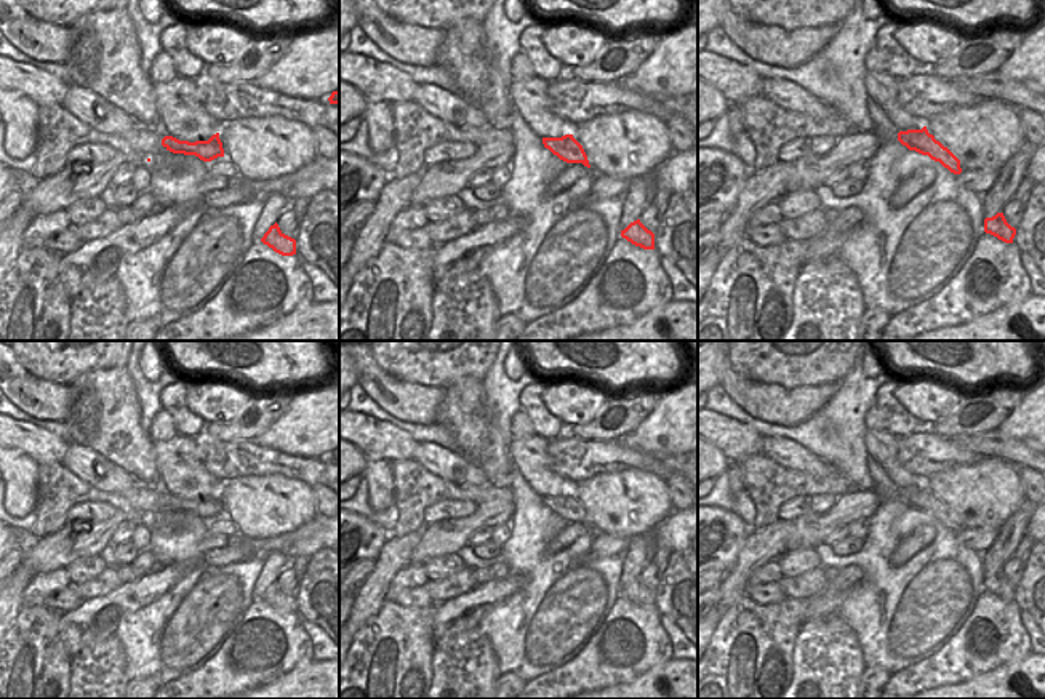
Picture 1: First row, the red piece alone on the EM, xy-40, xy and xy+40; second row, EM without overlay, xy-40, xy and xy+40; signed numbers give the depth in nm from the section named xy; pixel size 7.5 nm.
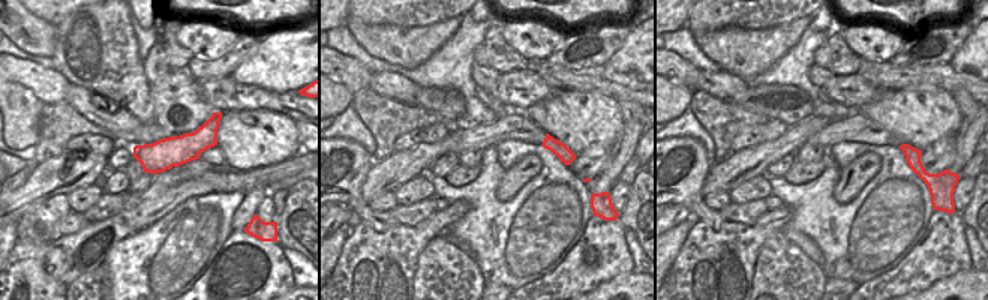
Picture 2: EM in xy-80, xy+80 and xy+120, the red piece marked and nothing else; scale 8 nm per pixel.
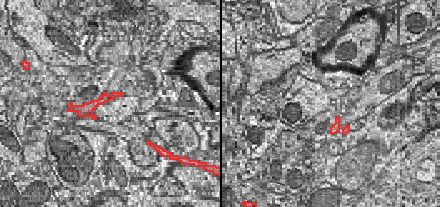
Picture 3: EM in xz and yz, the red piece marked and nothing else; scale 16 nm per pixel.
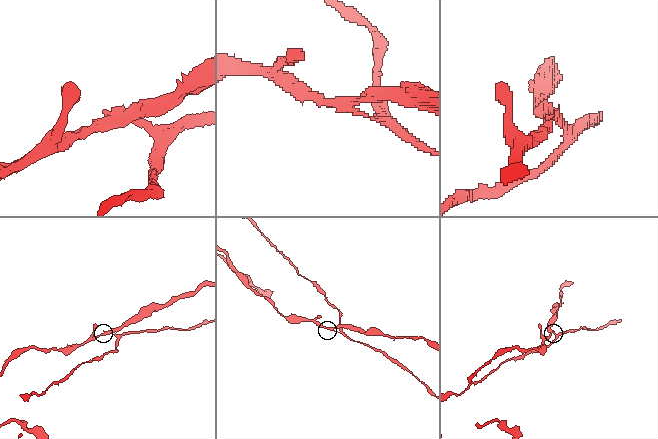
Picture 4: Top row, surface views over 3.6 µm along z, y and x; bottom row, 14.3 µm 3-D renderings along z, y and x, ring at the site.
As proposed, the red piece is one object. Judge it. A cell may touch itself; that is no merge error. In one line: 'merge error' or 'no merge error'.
merge error

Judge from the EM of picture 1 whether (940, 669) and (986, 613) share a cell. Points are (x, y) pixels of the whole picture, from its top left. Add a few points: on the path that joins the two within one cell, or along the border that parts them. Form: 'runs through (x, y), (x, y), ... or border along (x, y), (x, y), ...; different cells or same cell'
runs through (956, 653), (964, 645), (964, 634), (970, 621); same cell

